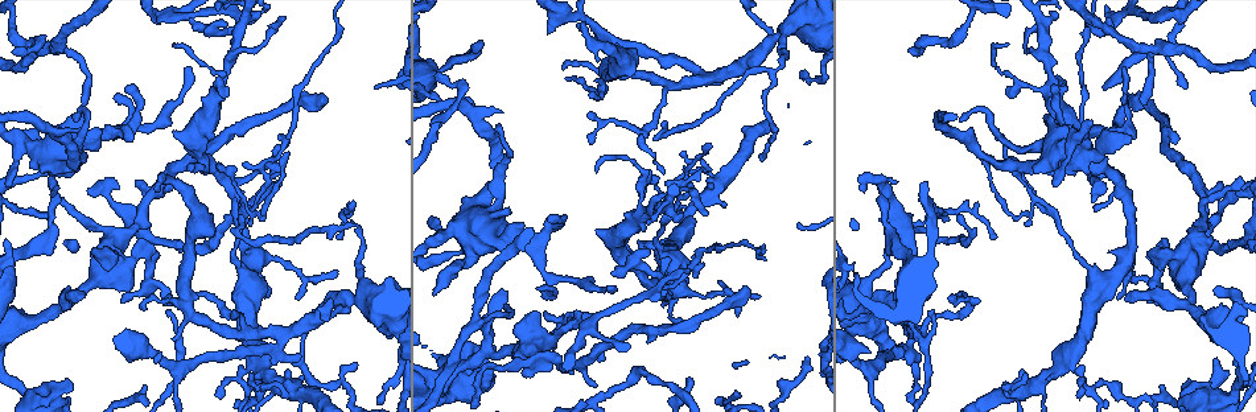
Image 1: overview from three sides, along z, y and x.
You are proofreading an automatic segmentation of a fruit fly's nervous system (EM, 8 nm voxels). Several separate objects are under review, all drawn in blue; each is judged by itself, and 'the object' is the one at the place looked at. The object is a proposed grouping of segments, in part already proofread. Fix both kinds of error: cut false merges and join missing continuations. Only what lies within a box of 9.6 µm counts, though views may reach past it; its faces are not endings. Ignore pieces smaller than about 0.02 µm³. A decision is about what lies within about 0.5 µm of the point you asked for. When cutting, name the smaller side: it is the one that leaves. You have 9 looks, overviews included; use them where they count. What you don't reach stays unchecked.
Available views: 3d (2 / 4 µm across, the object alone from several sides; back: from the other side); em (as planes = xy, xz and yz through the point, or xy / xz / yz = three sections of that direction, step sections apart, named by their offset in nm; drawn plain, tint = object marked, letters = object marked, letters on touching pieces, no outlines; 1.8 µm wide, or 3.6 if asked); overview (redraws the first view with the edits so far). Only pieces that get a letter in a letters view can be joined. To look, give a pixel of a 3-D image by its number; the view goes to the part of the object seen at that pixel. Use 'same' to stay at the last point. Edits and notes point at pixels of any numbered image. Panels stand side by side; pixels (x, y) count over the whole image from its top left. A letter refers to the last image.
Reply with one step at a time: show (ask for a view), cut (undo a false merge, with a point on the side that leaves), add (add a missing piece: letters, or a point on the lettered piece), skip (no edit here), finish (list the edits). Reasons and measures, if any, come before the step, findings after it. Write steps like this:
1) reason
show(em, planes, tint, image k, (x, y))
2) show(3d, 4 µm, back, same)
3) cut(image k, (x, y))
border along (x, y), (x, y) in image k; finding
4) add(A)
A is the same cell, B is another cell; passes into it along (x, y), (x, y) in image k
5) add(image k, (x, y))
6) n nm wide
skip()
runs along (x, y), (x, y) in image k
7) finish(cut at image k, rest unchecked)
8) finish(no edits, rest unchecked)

arms part here
show(em, planes, letters, image 1, (106, 132))

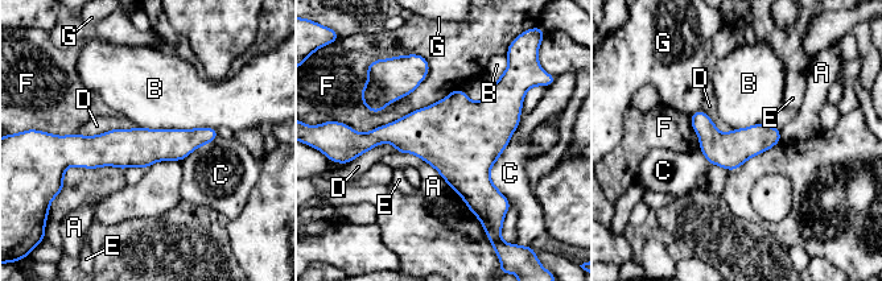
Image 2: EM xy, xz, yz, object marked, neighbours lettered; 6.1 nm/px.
B touches over 480 nm
skip()
A, B, C, D, E, F and G are other cells; border along (137, 127), (78, 135) in image 2; one neuron here

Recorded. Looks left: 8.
thin end
show(3d, 2 µm, image 1, (175, 45))

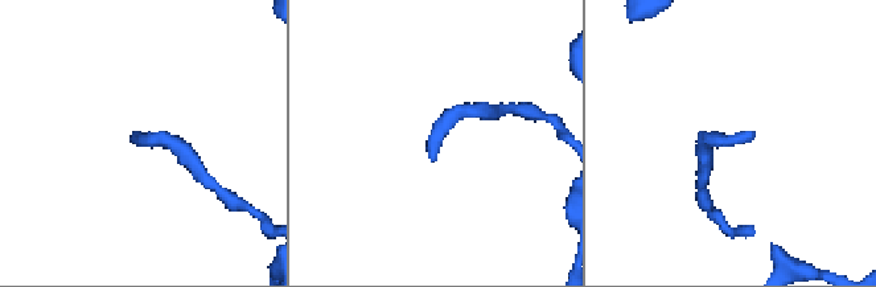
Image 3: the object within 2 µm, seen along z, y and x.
show(em, xy, step 8, tint, image 3, (433, 160))

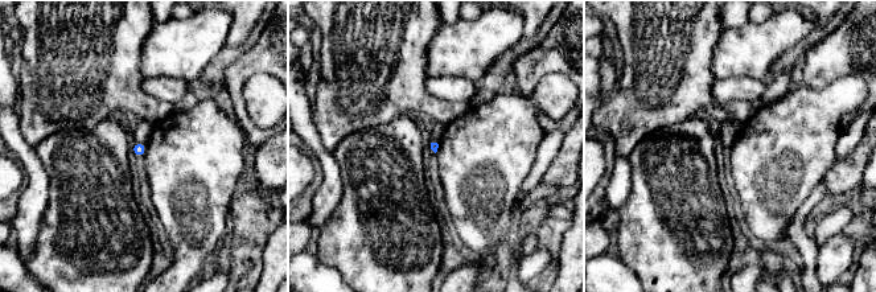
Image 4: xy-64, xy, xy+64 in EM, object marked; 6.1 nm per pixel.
show(em, planes, letters, same)

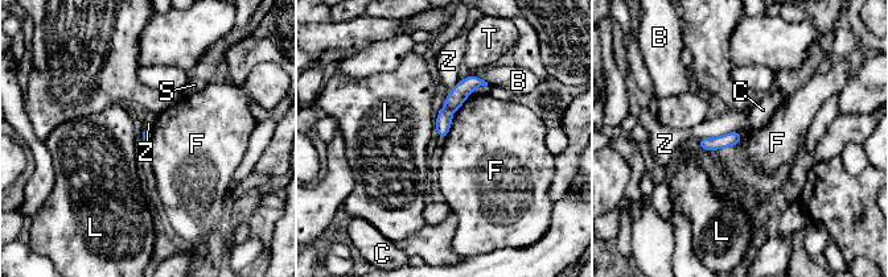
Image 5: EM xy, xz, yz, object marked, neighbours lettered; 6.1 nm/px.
skip()
B, C, F, L, S, T and Z are other cells; border along (453, 116), (448, 135), (442, 141) in image 5; none of them fits

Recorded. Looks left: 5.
show(3d, 4 µm, image 1, (59, 196))

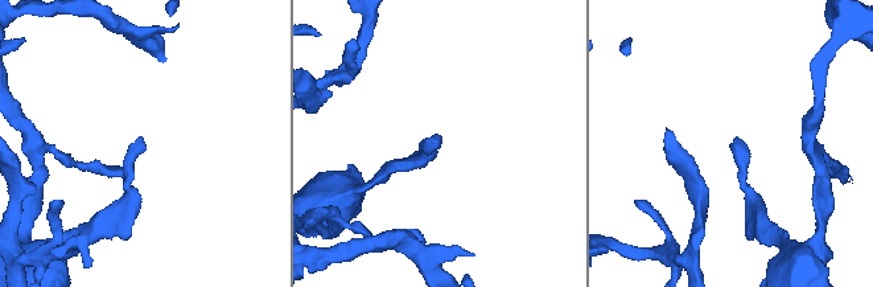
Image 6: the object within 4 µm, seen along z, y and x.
now the EM
show(em, 3.6 µm, xz, step 16, plain, image 6, (143, 145))

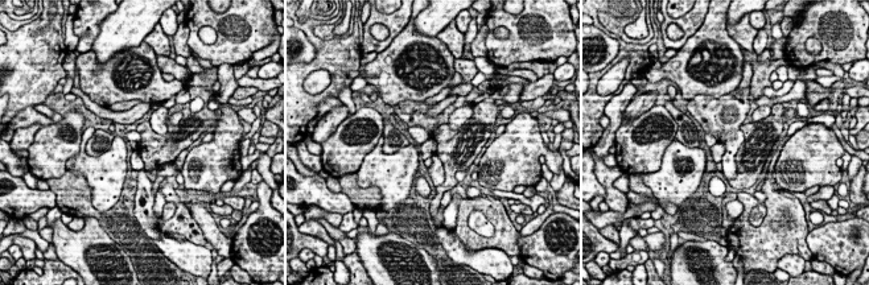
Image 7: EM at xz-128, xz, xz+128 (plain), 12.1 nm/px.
show(em, 3.6 µm, xz, step 16, letters, same)

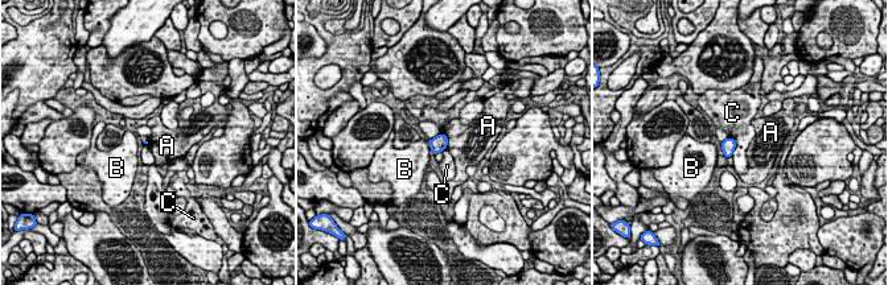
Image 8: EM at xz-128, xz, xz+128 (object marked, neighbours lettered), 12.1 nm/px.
skip()
A, B and C are other cells; border along (444, 132), (447, 147) in image 8; no lettered piece goes on from it

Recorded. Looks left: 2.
long arm stops here
show(3d, 2 µm, image 1, (743, 287))

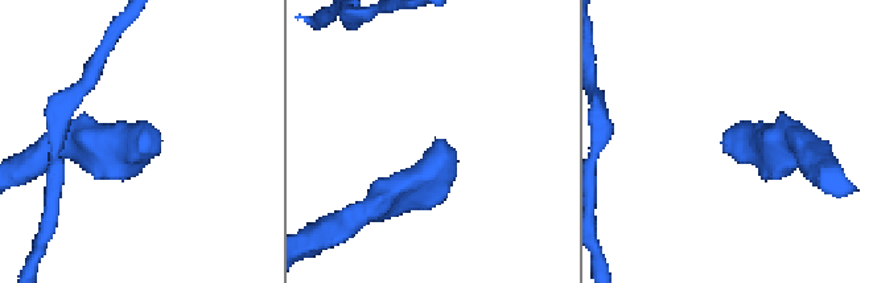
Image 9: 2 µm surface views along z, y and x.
show(em, 3.6 µm, planes, letters, image 9, (142, 139))

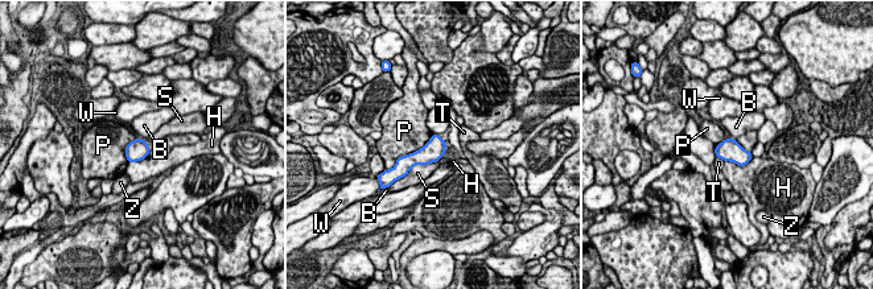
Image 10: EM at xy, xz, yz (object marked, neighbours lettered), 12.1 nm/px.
skip()
B, H, P, S, T, W and Z are other cells; border along (433, 133), (392, 168) in image 10; no lettered piece goes on from it

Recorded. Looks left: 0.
finish(no edits, rest unchecked)

